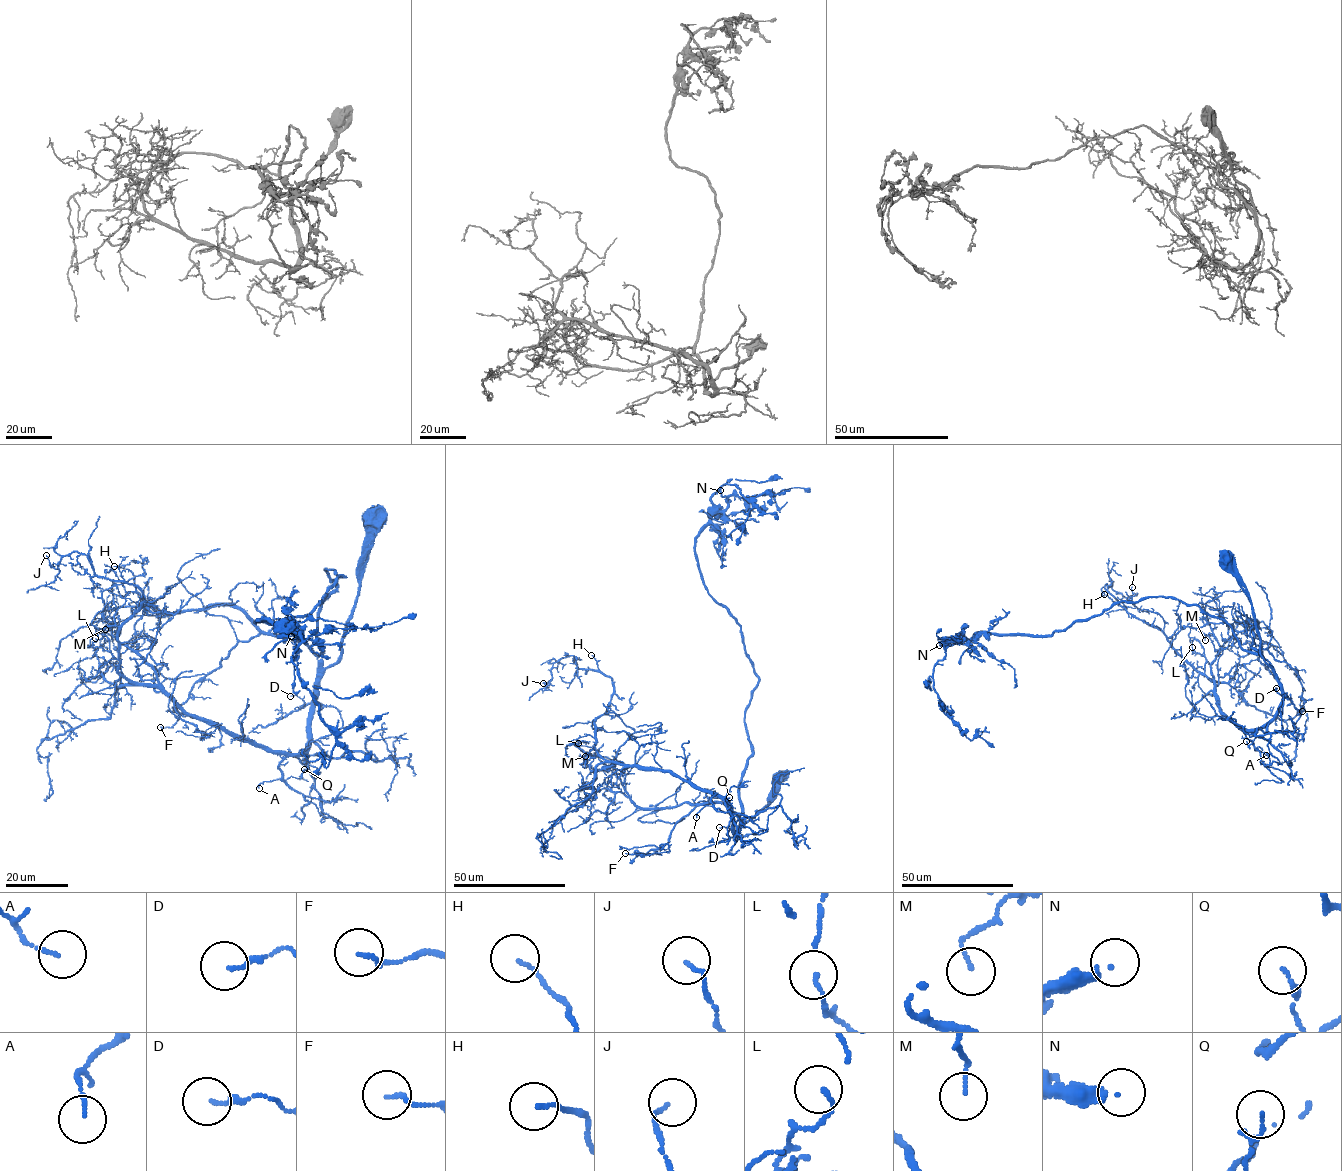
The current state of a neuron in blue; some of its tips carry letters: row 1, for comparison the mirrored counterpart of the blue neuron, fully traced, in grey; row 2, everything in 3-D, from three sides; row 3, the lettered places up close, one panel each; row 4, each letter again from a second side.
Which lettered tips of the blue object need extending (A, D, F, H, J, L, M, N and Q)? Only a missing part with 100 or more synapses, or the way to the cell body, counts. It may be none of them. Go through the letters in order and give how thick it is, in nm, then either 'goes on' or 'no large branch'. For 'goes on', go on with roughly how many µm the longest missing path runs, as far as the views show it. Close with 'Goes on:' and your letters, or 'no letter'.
A: 100 nm | no large branch
D: 140 nm | no large branch
F: 110 nm | no large branch
H: 100 nm | no large branch
J: 90 nm | no large branch
L: 80 nm | no large branch
M: 100 nm | no large branch
N: 200 nm | goes on | 60 µm
Q: 70 nm | no large branch
Goes on: N

